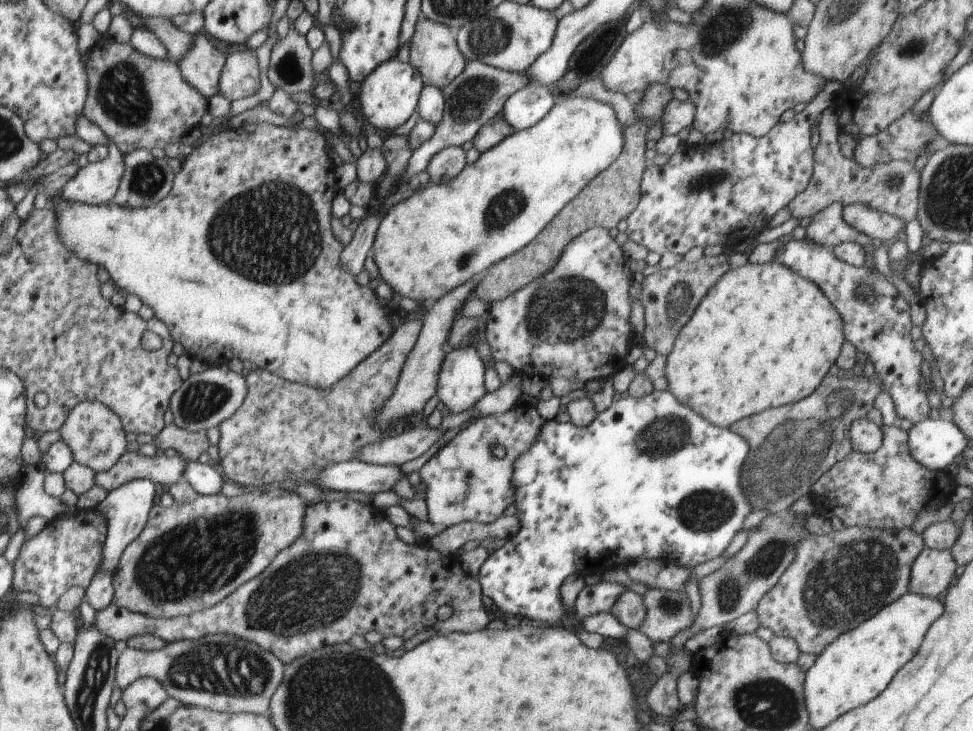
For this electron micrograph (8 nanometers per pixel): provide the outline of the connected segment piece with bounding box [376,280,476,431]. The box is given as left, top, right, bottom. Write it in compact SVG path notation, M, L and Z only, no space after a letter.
M473 280L466 281L459 287L452 289L448 294L445 294L441 299L429 304L422 320L422 322L424 322L422 332L420 332L420 336L418 336L418 342L416 342L414 350L408 354L408 360L406 360L406 364L404 364L404 368L402 368L398 386L396 386L391 397L377 413L376 422L381 428L381 431L388 429L388 424L392 421L400 420L400 418L410 416L410 414L422 412L426 402L437 394L440 367L446 354L443 349L443 344L447 341L448 333L454 319L456 316L459 316L462 306L464 306L466 302L464 300L466 300L466 297L474 288L476 288L476 285Z

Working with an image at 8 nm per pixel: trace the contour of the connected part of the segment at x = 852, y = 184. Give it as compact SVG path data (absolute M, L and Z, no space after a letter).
M836 103L830 105L819 118L820 142L813 153L813 175L806 190L787 206L792 217L801 219L817 215L831 204L840 203L871 205L888 213L908 224L917 218L919 188L921 173L916 171L913 163L908 161L892 161L880 163L874 168L863 167L855 159L846 158L838 144L840 106Z

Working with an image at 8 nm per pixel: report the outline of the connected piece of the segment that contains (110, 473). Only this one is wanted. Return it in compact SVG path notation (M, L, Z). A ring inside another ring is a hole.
M139 451L125 452L110 470L95 474L95 484L108 493L138 479L148 479L165 488L182 479L187 462L178 454L147 457Z

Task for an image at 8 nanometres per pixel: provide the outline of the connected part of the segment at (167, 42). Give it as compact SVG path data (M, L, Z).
M140 17L144 28L158 37L158 40L166 47L172 60L178 62L189 48L193 45L196 35L181 31L171 22L171 19L164 17Z

